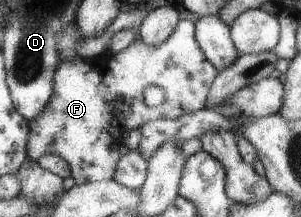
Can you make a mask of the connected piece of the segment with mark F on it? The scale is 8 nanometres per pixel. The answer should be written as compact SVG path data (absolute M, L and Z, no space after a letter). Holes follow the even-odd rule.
M182 20L174 34L162 45L148 45L138 38L129 48L116 55L104 52L91 60L77 57L75 60L62 61L56 72L53 98L39 119L31 123L29 159L39 161L46 154L62 156L70 162L73 169L71 176L77 185L115 179L120 161L116 144L120 144L120 140L124 142L122 136L128 134L128 128L120 122L130 116L126 124L130 124L130 129L140 129L145 123L159 117L178 119L200 111L205 108L210 90L219 74L202 51L197 40L197 24L192 20ZM149 89L161 93L163 99L160 106L146 102L146 90Z

